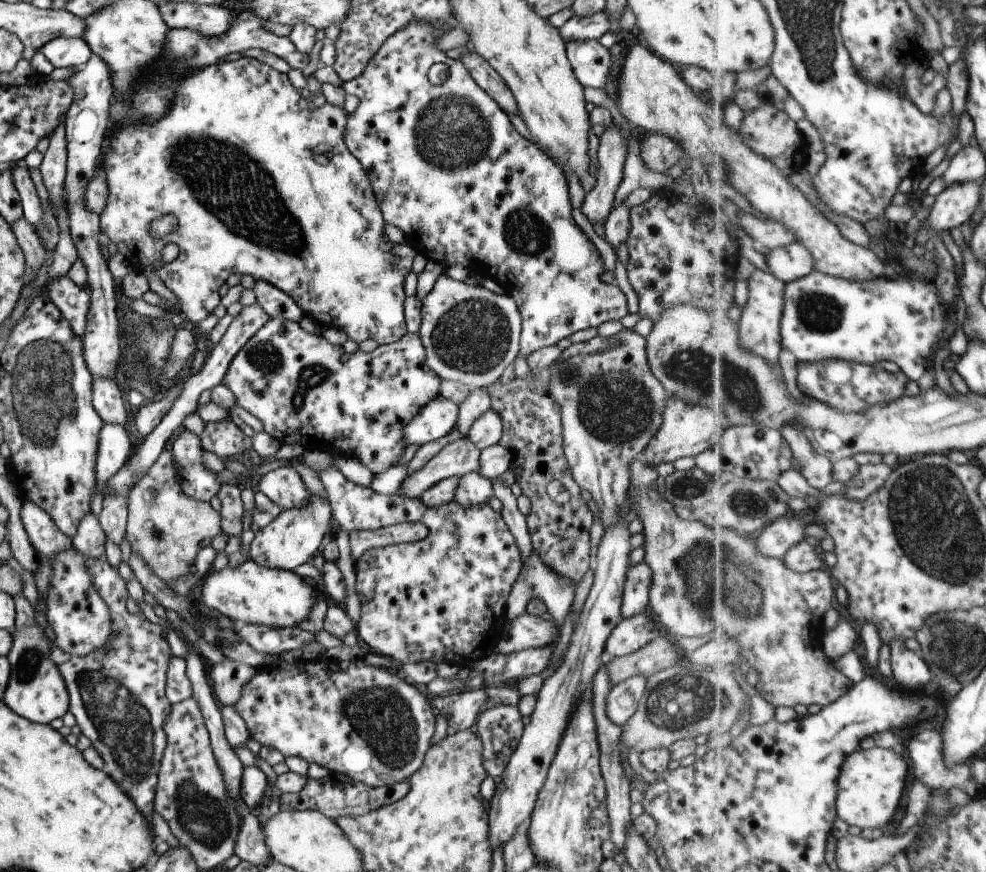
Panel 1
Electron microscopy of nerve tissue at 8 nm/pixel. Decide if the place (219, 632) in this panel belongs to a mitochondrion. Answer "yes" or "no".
yes

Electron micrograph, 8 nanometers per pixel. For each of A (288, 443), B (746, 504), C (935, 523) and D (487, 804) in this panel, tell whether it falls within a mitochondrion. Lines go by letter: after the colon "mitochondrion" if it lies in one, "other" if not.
A: other
B: mitochondrion
C: mitochondrion
D: other

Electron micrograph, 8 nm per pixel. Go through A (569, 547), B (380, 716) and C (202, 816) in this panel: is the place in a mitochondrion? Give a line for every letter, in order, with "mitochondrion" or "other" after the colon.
A: mitochondrion
B: mitochondrion
C: mitochondrion

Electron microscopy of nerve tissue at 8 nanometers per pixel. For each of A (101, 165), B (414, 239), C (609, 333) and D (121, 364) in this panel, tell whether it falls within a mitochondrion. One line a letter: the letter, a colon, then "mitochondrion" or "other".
A: other
B: other
C: other
D: other

